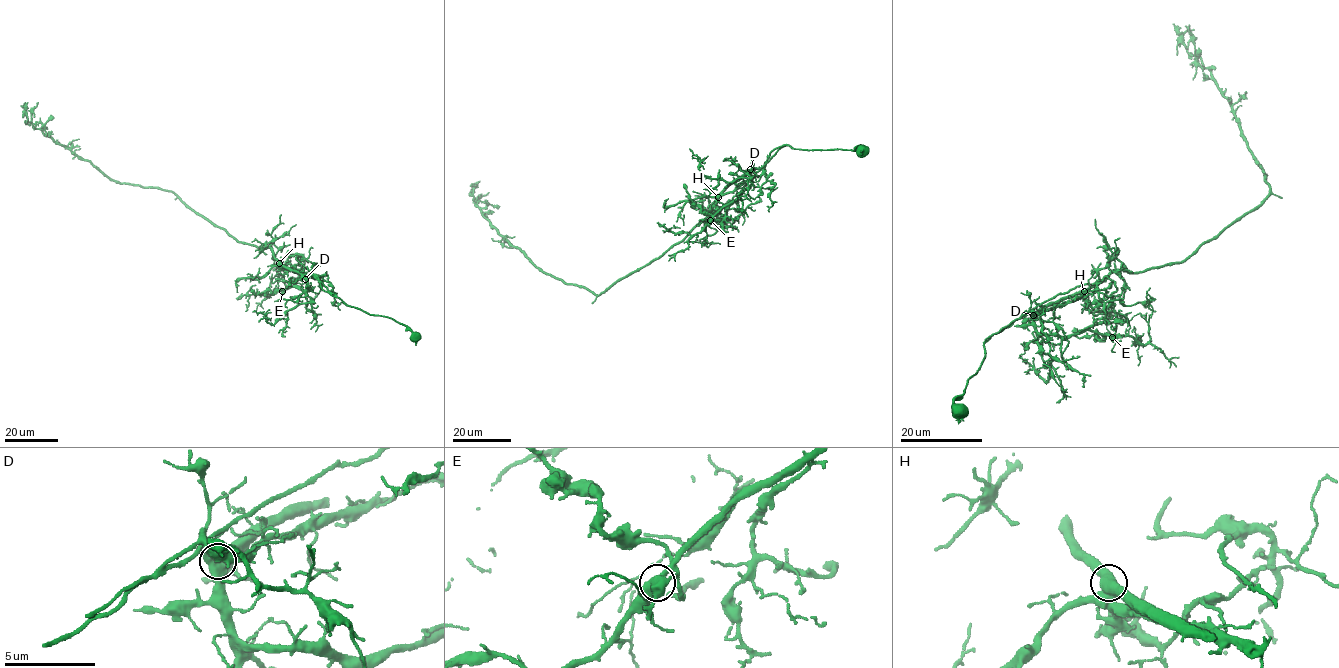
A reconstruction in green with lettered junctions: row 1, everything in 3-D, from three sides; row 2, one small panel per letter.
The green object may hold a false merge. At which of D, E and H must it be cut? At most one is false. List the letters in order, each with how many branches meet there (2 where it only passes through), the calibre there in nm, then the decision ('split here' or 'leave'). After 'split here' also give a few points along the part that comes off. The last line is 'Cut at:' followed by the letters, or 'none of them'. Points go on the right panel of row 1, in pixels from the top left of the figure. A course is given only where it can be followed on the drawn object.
D: 3 | 500 nm | leave
E: 3 | 500 nm | split here | (1113, 337), (1115, 311), (1110, 305), (1105, 314), (1098, 287), (1084, 283), (1044, 301), (985, 340)
H: 3 | 480 nm | leave
Cut at: E

